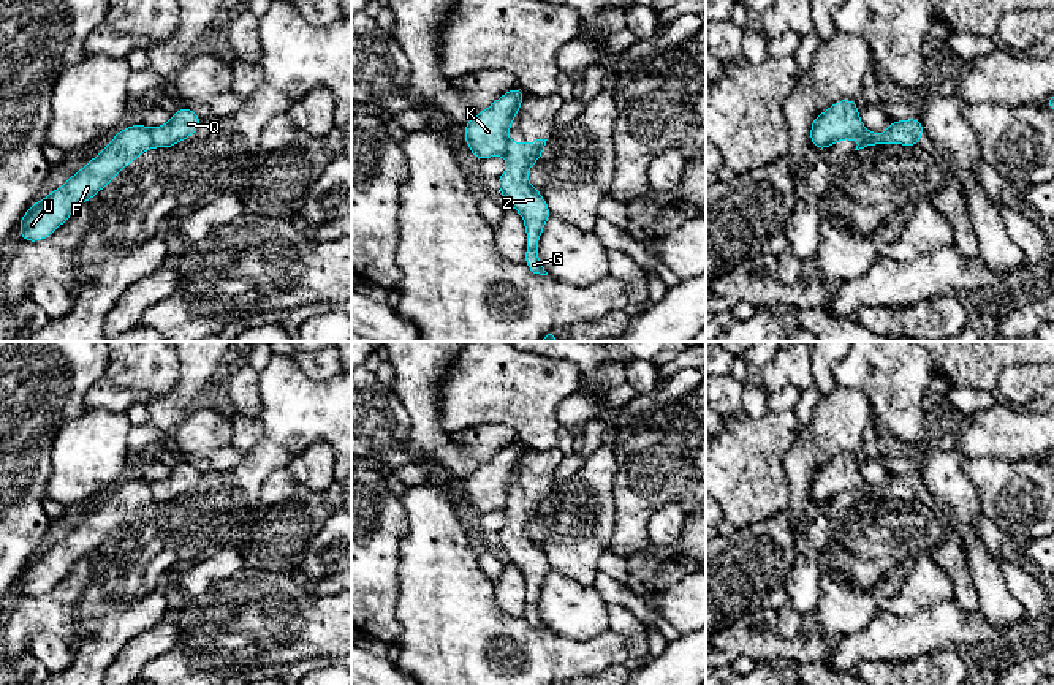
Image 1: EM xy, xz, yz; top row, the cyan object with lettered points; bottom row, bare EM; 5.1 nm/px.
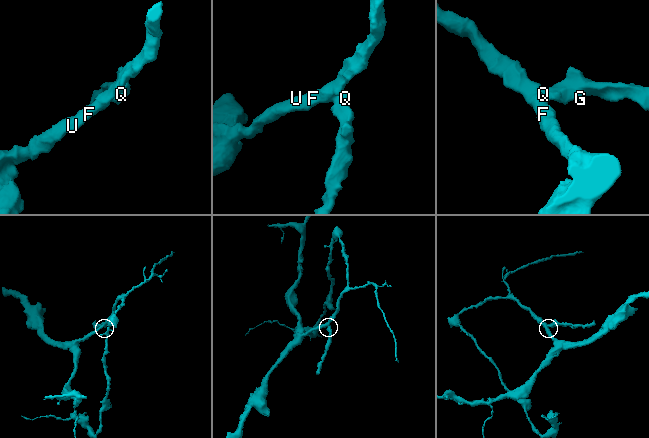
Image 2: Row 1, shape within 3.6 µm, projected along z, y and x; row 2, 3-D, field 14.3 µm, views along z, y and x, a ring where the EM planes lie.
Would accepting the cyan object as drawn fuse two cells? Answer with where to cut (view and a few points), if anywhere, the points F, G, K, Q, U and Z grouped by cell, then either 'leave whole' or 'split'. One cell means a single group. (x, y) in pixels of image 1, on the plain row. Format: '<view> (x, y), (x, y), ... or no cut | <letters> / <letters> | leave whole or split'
yz (864, 484), (861, 492), (875, 499) | F K U / G Q Z | split

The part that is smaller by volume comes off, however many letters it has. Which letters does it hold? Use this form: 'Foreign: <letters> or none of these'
Foreign: G, Q, Z

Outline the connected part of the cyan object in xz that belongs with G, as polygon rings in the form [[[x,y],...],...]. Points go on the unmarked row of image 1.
[[[548,494],[533,497],[506,497],[505,514],[506,524],[495,535],[497,543],[505,551],[510,562],[518,565],[524,573],[527,587],[527,603],[524,619],[540,630],[548,630],[538,612],[538,596],[543,582],[552,565],[548,562],[544,551],[527,535],[529,524],[541,513]]]

